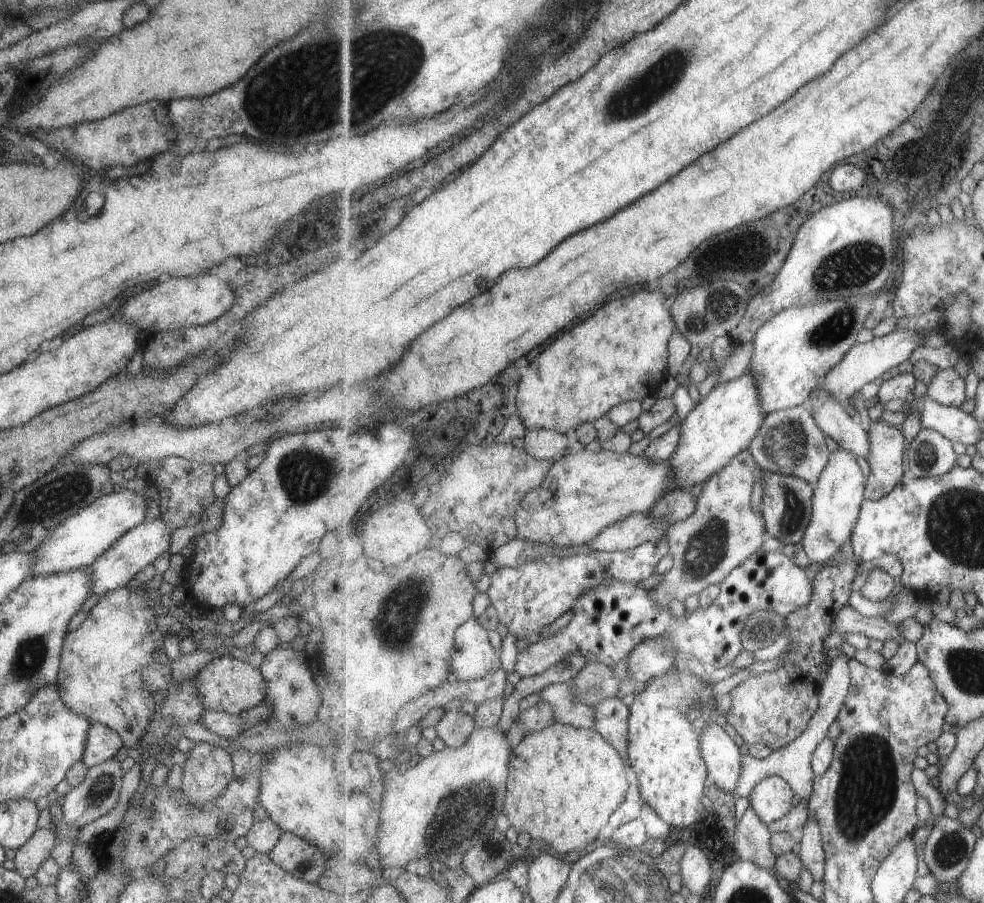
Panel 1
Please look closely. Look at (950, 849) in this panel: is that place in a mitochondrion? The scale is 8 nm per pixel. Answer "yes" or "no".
yes

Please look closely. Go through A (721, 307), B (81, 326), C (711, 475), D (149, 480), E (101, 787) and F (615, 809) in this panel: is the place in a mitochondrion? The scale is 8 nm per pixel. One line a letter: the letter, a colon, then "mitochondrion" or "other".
A: mitochondrion
B: other
C: other
D: other
E: mitochondrion
F: other

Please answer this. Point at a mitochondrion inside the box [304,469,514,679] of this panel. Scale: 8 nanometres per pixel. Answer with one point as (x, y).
(401, 609)

